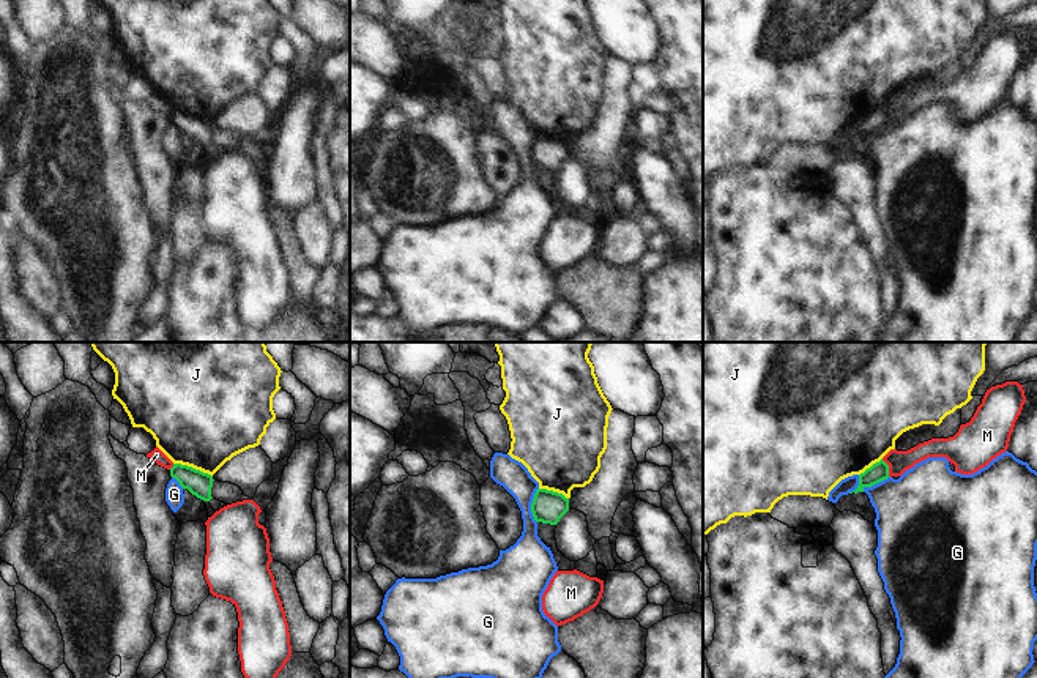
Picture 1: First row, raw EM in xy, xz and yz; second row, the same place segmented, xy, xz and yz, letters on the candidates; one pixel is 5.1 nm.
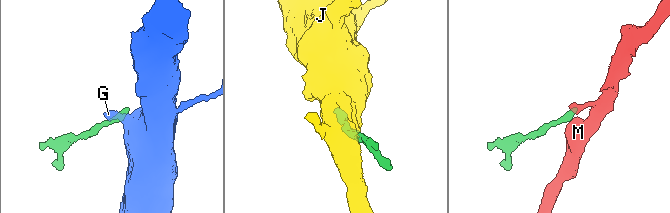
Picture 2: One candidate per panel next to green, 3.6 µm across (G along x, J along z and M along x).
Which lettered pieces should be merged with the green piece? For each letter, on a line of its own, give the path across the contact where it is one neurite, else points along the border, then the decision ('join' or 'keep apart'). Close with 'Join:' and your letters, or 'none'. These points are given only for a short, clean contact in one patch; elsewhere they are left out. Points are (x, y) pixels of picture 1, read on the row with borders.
G: border xz (538, 488), (531, 503), (531, 516), (536, 522); keep apart
J: keep apart
M: border yz (881, 459), (888, 465), (889, 475); keep apart
Join: none

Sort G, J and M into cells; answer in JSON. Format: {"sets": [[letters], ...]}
{"sets": [["G"], ["J"], ["M"]]}

